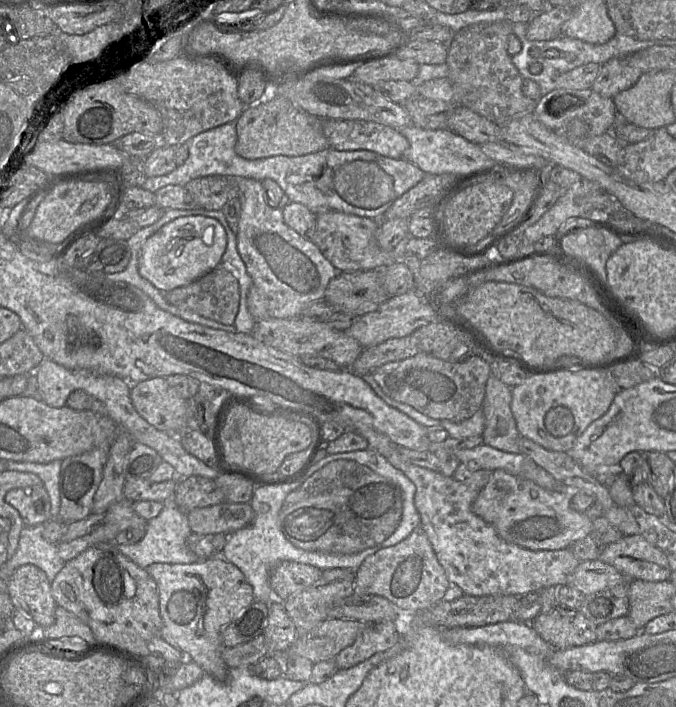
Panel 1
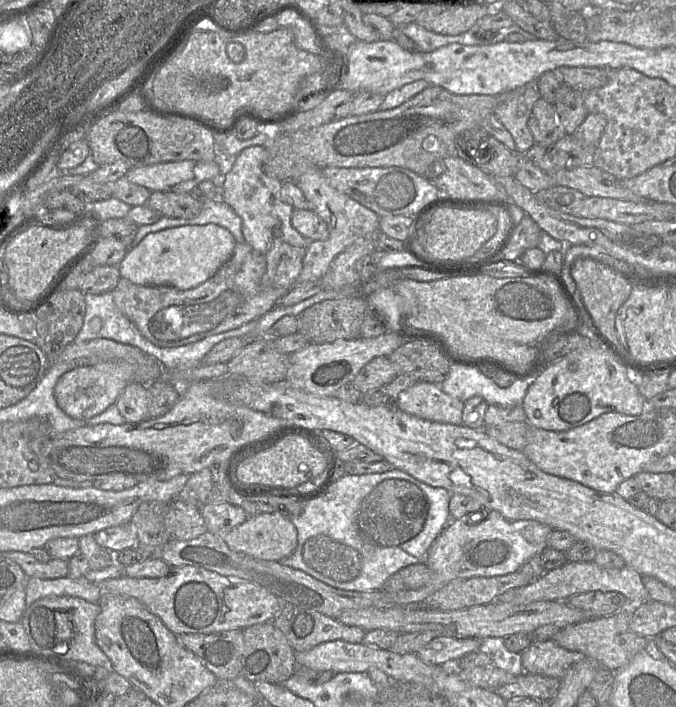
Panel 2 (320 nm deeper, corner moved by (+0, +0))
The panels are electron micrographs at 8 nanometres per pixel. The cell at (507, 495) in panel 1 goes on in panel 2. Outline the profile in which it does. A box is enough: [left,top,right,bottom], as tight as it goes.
[387,510,553,605]

